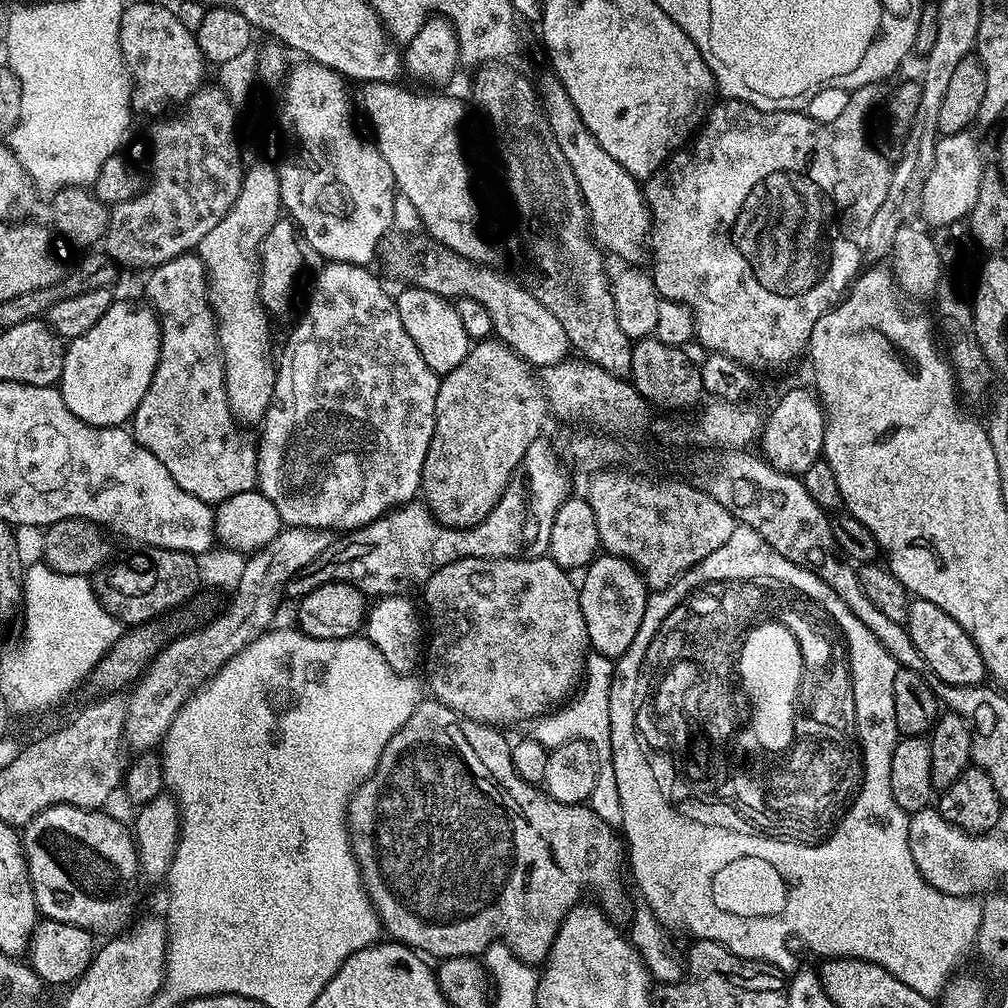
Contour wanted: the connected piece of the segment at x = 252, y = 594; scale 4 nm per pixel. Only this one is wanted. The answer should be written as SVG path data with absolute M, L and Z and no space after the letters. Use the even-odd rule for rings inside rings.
M284 526L270 543L259 548L257 552L251 553L245 559L245 570L242 571L241 581L231 593L232 601L225 606L224 613L214 617L205 628L200 628L197 632L188 632L185 636L178 637L177 640L169 639L164 648L148 664L146 673L131 689L131 691L133 690L132 696L127 697L125 741L131 747L133 744L136 750L155 749L163 741L178 710L182 710L182 706L192 697L193 692L204 687L222 665L230 662L230 658L234 658L234 654L238 654L243 648L250 646L250 642L254 642L254 638L258 638L263 632L269 631L273 627L272 619L276 616L276 607L279 606L280 600L282 601L282 589L285 582L294 578L294 574L298 574L298 570L302 570L302 566L310 566L310 562L314 562L314 558L318 558L318 554L322 554L322 550L331 546L333 539L333 533L327 528L289 528Z

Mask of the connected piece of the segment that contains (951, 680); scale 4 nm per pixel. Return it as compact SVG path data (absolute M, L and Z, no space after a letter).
M913 599L908 605L906 627L916 647L916 653L920 655L923 667L935 679L963 688L985 683L984 659L976 648L975 642L966 634L966 630L962 630L962 626L958 626L958 622L954 622L954 618L950 618L950 614L938 610L934 602Z

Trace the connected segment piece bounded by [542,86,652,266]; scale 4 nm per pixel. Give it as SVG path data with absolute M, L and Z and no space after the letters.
M553 86L548 93L543 93L542 107L550 130L554 130L554 142L558 142L558 147L562 149L562 154L566 154L566 162L570 162L570 170L574 170L574 178L578 178L580 193L584 199L585 206L588 208L590 235L593 241L609 257L612 255L617 256L620 260L624 260L620 262L623 262L625 265L643 265L645 263L643 260L647 261L650 256L652 213L648 210L648 202L644 198L637 177L630 175L621 164L614 162L614 158L610 158L610 154L606 154L606 150L602 150L602 146L598 146L594 134L590 134L586 122L582 122L582 114L578 114L570 94L566 94L564 88Z

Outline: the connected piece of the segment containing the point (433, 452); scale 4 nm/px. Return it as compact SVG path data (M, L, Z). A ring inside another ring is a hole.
M498 338L475 341L469 347L466 358L462 358L462 362L458 366L454 366L454 370L443 373L440 389L438 390L438 398L436 399L434 434L430 438L430 446L428 447L428 453L422 466L422 474L420 475L423 503L428 505L428 509L431 510L439 524L443 524L446 528L455 528L457 530L471 530L476 525L481 524L496 508L500 497L503 496L504 491L508 488L508 483L512 481L514 470L523 465L526 450L530 450L530 446L534 441L541 439L543 432L540 431L544 428L544 419L549 419L550 409L543 383L535 374L537 375L533 365L526 363L509 344L503 344Z

